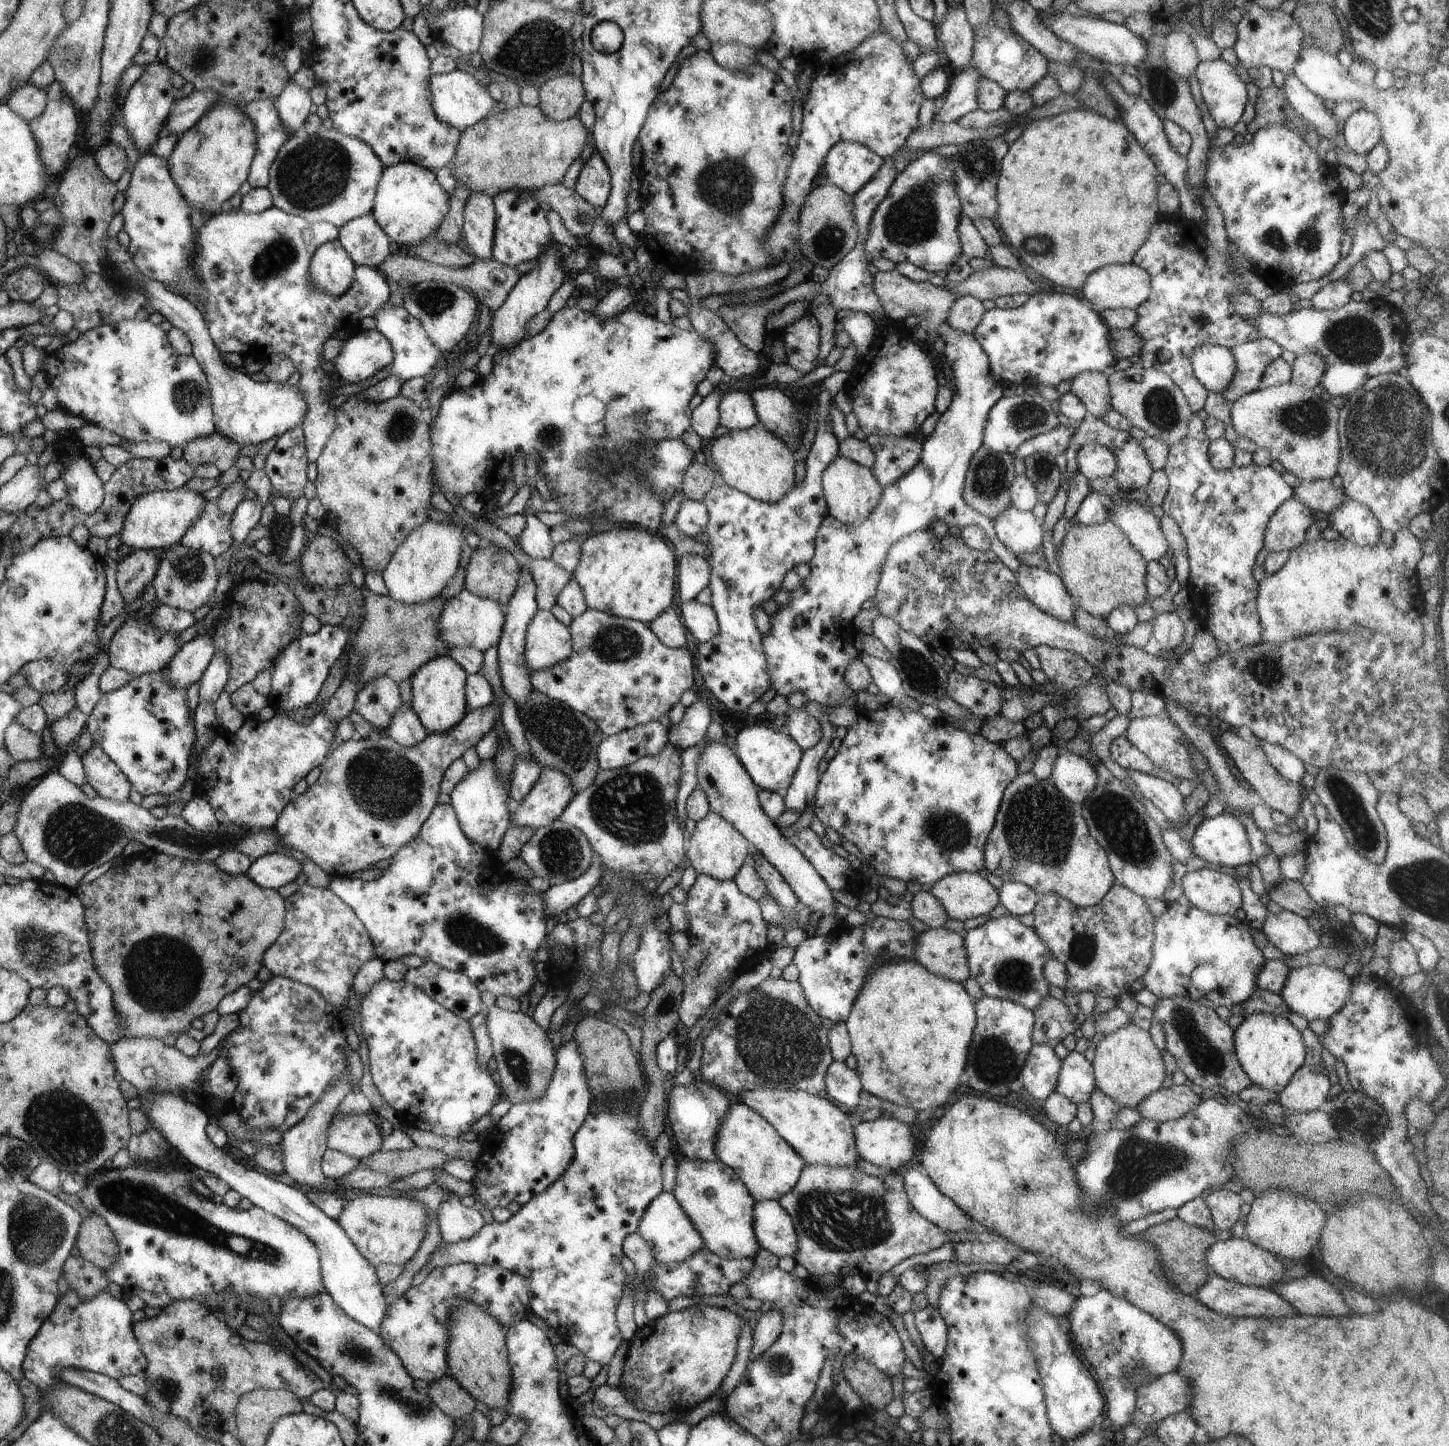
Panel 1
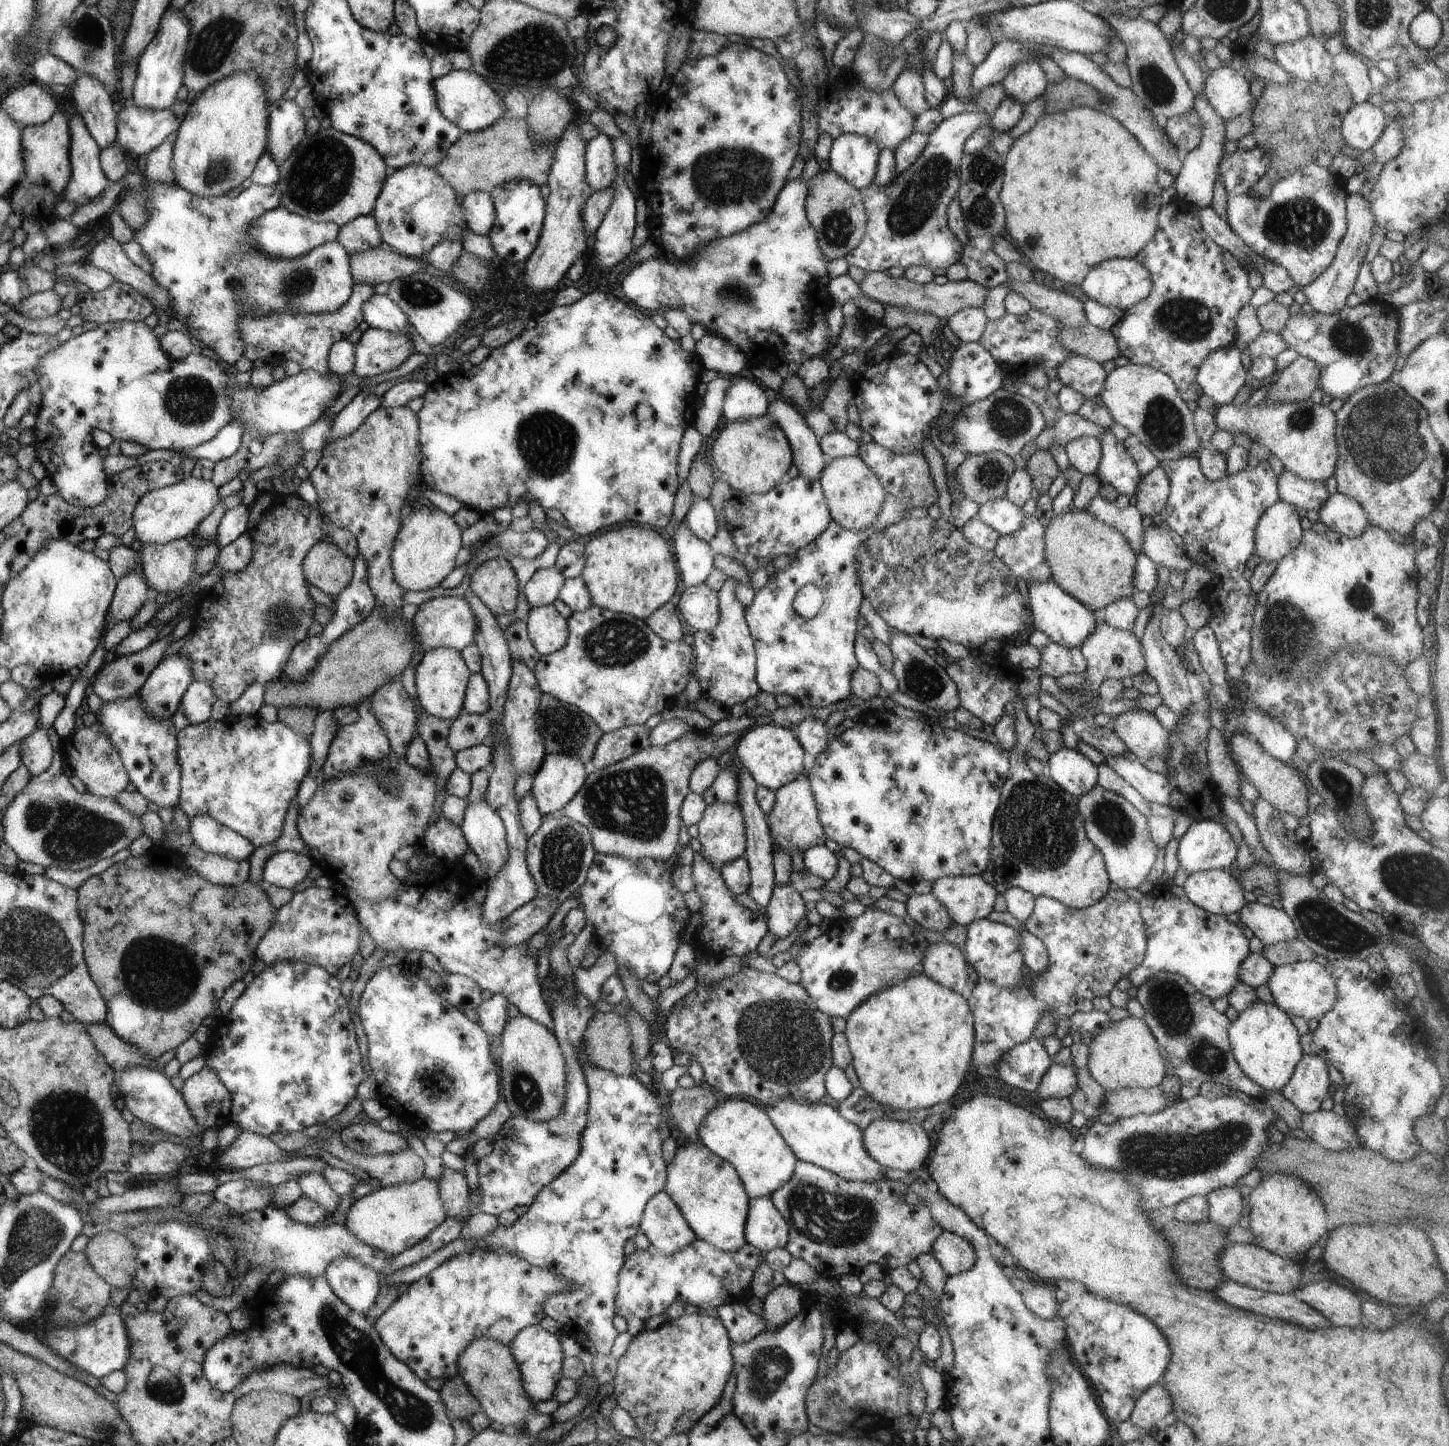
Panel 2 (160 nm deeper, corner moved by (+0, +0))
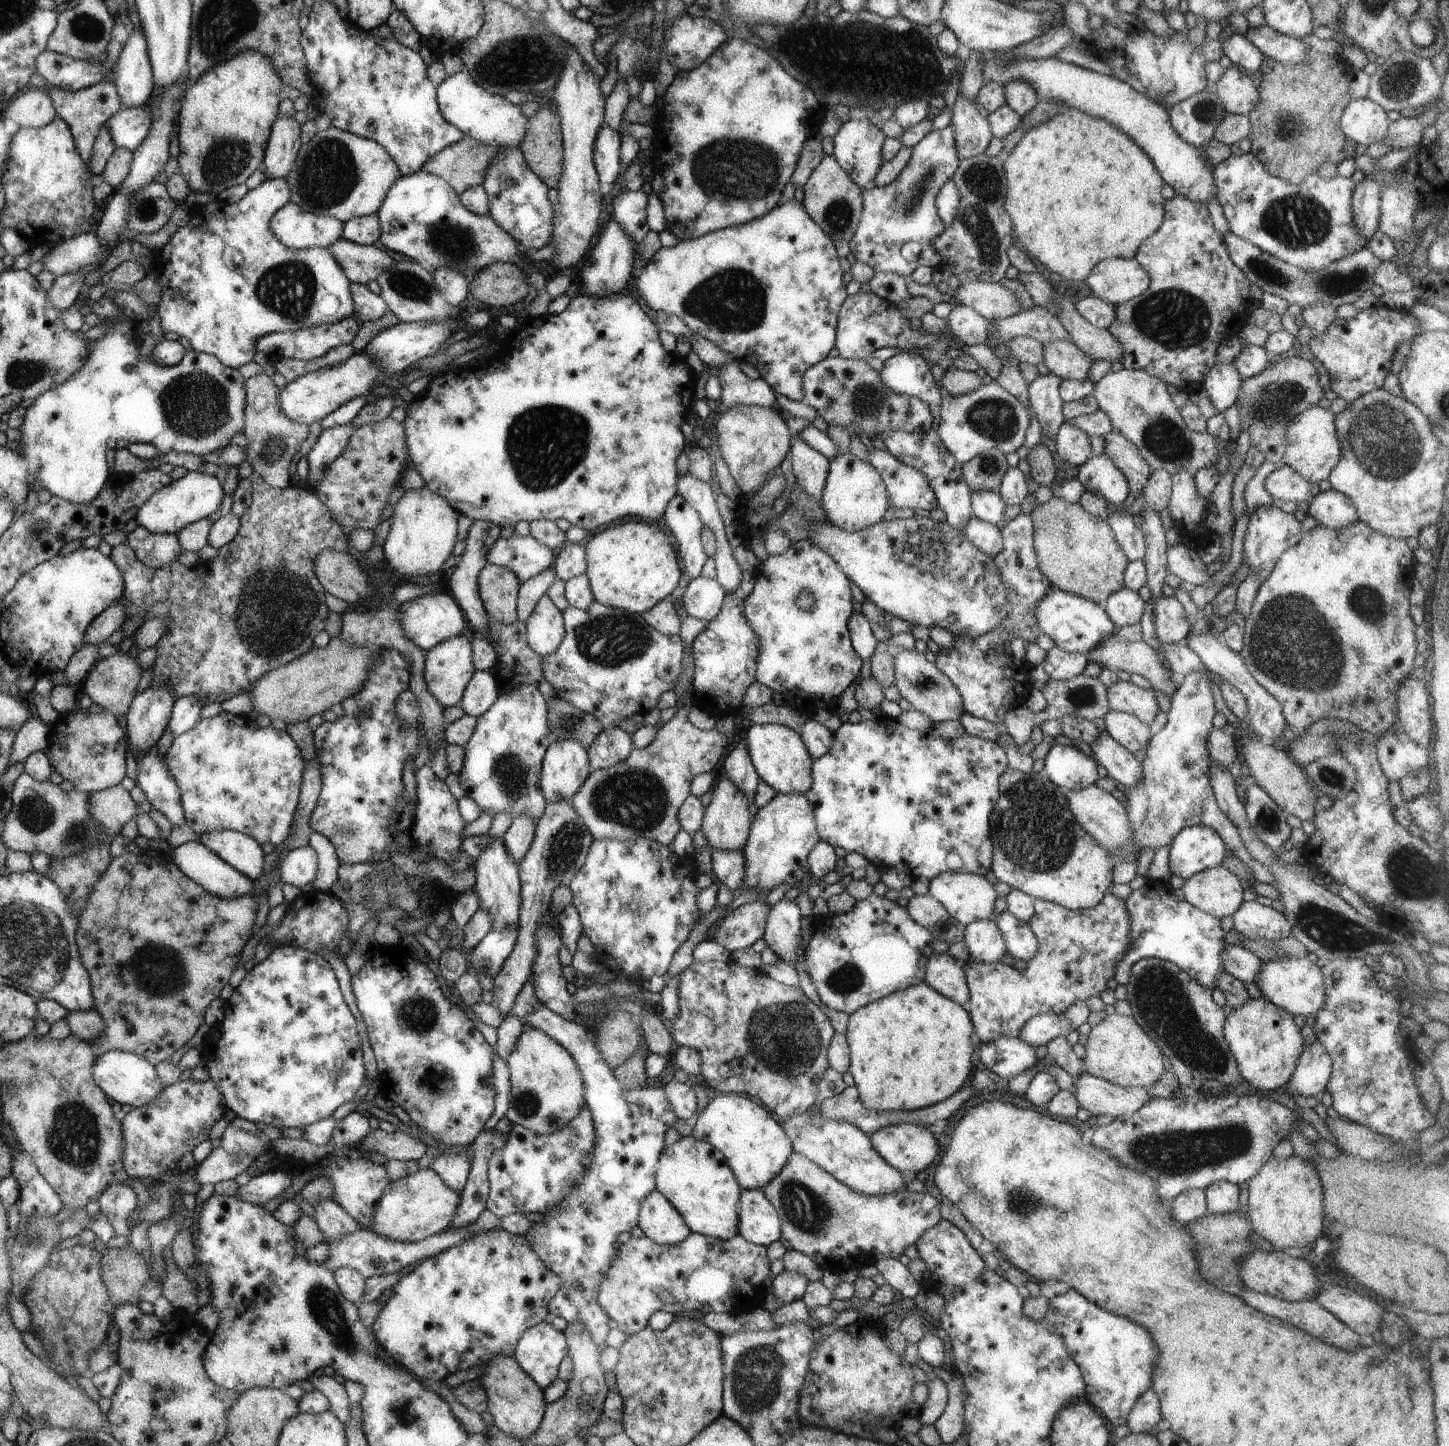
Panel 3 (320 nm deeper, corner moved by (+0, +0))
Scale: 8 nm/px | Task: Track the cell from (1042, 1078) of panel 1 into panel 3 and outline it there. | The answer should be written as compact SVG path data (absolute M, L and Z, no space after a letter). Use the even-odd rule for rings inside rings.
M998 1037L978 1048L980 1062L986 1069L1010 1080L1037 1062L1036 1049L1018 1037Z

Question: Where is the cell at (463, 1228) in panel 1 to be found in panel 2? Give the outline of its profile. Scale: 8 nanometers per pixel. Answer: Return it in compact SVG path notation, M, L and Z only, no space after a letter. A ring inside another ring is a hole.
M446 1167L437 1182L439 1183L439 1193L442 1195L443 1205L447 1209L447 1216L462 1219L464 1224L471 1215L469 1211L471 1192L465 1169L454 1170Z

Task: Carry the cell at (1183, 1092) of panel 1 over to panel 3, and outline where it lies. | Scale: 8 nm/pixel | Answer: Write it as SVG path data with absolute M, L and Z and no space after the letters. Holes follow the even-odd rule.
M1088 1072L1074 1082L1073 1095L1093 1115L1108 1114L1112 1118L1131 1115L1151 1099L1146 1087L1121 1087Z

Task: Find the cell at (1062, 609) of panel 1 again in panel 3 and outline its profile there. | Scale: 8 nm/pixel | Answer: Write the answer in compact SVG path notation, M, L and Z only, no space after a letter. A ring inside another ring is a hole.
M1053 588L1053 591L1038 603L1035 617L1041 632L1048 634L1058 648L1069 653L1090 652L1118 631L1101 603L1061 591L1059 588Z

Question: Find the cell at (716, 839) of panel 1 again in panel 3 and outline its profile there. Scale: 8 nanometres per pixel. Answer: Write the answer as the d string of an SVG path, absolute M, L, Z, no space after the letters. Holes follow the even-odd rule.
M718 775L713 786L712 799L705 808L701 830L704 832L709 846L716 850L742 850L749 837L750 823L753 818L748 811L747 796L728 777Z

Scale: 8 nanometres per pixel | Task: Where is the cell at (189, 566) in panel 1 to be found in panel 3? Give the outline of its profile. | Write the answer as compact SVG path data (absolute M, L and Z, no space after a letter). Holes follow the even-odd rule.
M140 525L126 534L125 542L135 550L144 563L153 569L170 565L183 551L176 533L152 533Z

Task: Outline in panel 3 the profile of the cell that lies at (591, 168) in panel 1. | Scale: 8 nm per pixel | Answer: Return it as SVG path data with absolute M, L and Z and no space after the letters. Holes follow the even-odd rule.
M609 126L599 129L595 138L594 163L598 168L599 182L603 188L612 186L621 174L621 134Z

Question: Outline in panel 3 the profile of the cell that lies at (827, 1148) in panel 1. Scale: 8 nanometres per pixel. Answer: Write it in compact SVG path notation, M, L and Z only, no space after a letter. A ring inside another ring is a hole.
M807 1111L779 1122L790 1138L794 1153L809 1158L838 1182L844 1183L857 1193L880 1196L906 1189L904 1174L890 1166L876 1152L870 1137L852 1123L827 1119L819 1113Z

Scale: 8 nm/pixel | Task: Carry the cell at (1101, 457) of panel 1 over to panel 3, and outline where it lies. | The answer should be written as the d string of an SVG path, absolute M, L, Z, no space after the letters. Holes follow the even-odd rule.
M1066 420L1055 437L1056 453L1072 467L1079 467L1092 458L1089 436L1083 430L1068 424Z

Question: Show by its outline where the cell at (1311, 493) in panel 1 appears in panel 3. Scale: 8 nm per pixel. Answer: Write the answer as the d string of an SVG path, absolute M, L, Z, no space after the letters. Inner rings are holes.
M1287 464L1272 471L1265 479L1266 492L1274 499L1292 502L1310 502L1320 492L1319 483L1313 483L1300 476Z

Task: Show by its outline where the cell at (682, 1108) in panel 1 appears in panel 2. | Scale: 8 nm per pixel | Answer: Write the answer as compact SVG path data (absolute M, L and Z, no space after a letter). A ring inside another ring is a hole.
M678 1085L667 1097L674 1125L689 1141L699 1142L698 1129L706 1115L716 1106L716 1098L699 1086L684 1088Z

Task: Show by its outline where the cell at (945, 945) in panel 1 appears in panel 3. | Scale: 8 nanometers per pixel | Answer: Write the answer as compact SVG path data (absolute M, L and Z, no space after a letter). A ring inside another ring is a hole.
M933 952L925 968L924 982L938 994L963 1005L970 1000L963 965L962 961L952 957L949 953Z

